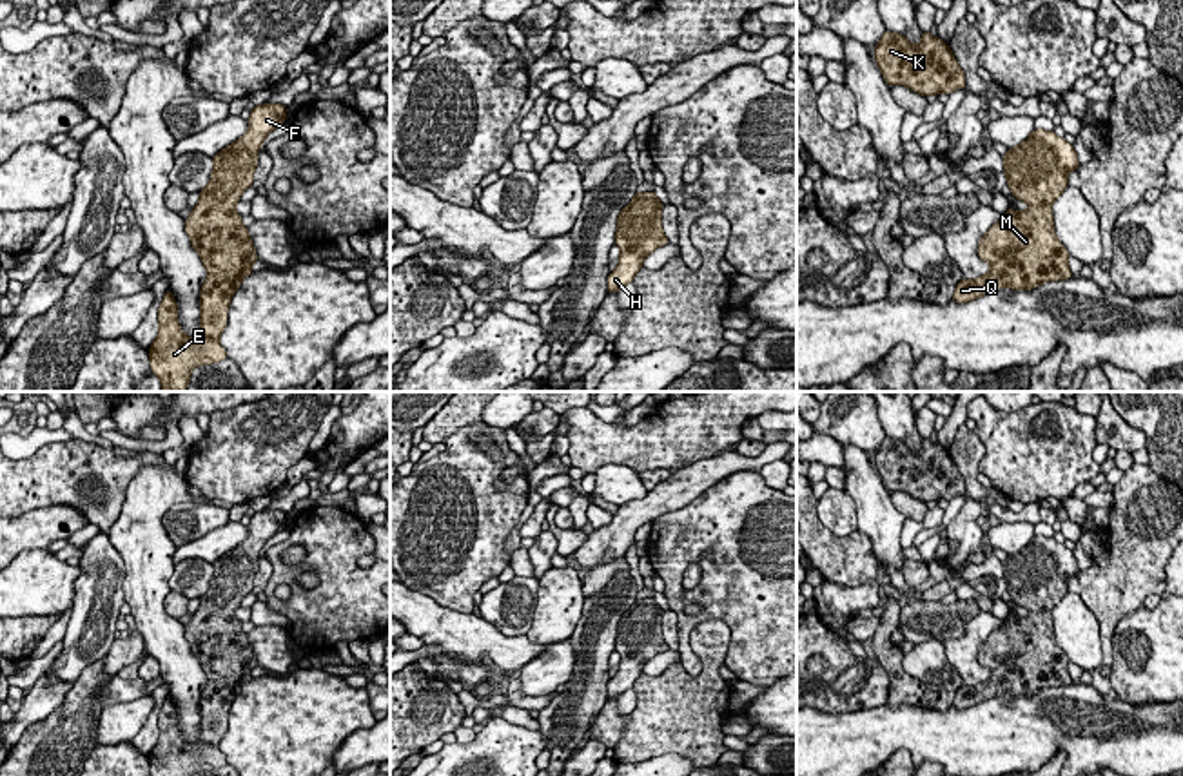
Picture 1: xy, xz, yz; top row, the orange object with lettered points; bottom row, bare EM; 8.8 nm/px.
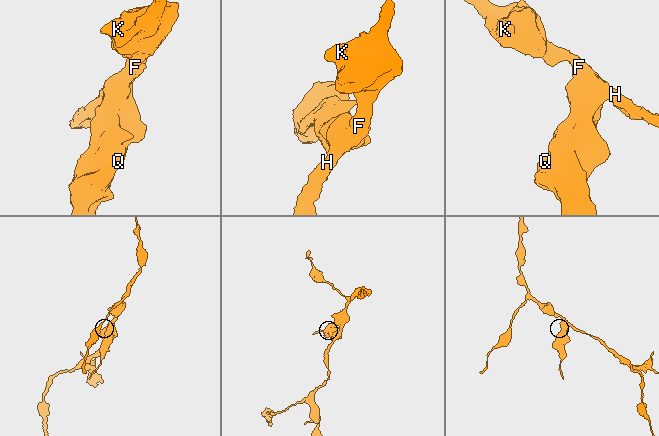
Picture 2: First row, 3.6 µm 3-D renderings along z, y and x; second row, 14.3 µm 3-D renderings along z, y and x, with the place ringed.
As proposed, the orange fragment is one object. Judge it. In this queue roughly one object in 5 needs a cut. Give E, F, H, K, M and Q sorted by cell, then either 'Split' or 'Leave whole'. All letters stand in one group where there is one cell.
Groups: E F H K M Q. Leave whole

